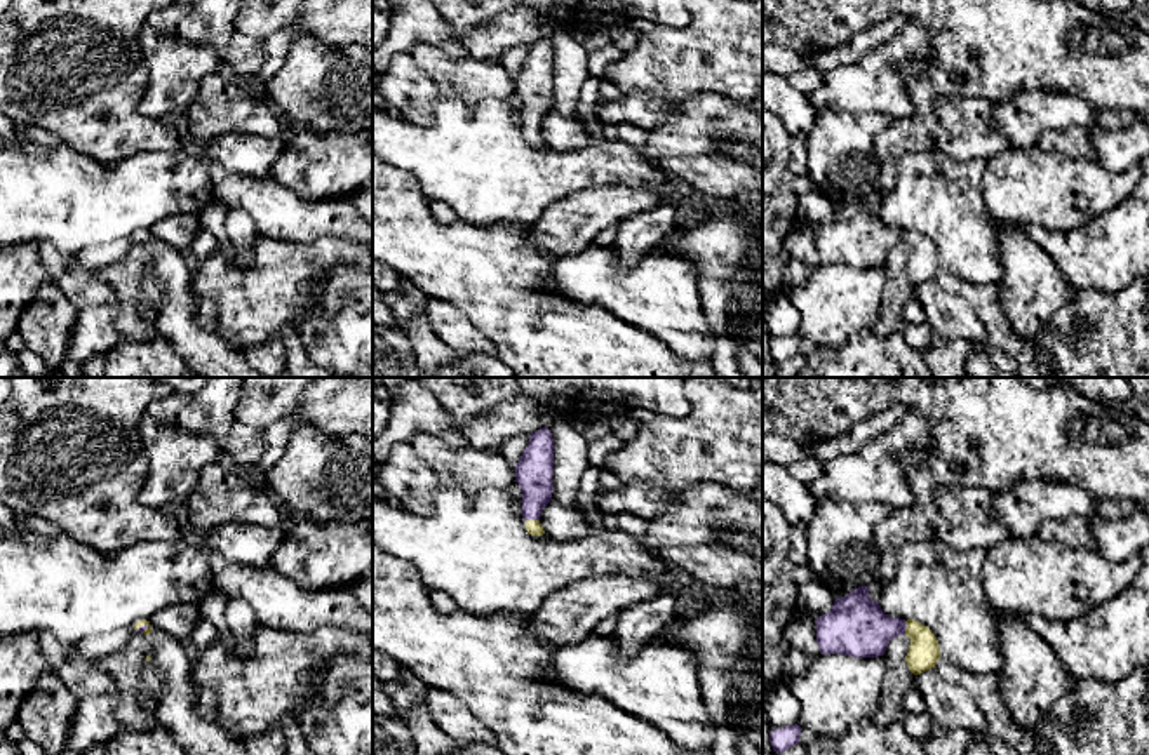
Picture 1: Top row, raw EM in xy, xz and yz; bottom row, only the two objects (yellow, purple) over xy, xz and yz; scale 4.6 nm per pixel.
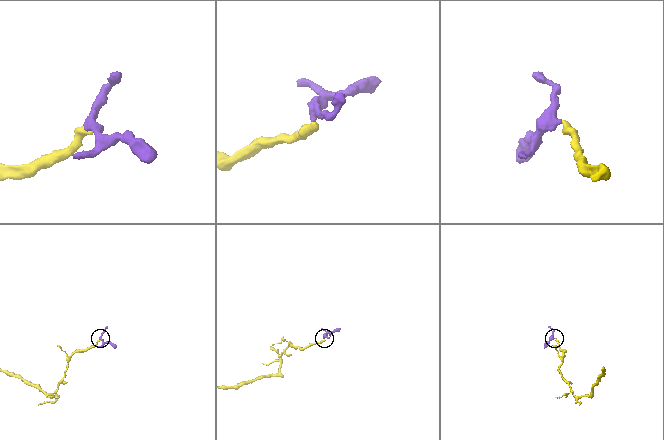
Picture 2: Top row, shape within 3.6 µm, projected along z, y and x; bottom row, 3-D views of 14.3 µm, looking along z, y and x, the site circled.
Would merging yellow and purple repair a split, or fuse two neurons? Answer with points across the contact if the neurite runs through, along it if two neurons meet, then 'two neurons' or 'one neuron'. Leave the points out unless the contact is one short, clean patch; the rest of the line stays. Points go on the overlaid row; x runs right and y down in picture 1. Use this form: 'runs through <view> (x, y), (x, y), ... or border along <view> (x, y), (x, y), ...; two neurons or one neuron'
runs through xz (533, 527), (533, 521), (535, 468); one neuron

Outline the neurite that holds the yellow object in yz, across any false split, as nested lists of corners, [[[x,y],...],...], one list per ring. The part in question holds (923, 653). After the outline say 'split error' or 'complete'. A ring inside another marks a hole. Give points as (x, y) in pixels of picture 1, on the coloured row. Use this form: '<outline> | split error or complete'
[[[869,585],[836,598],[832,611],[816,618],[816,644],[822,654],[877,658],[898,635],[910,638],[905,661],[914,675],[935,668],[940,649],[931,630],[919,621],[884,614],[879,602],[869,597]]] | split error

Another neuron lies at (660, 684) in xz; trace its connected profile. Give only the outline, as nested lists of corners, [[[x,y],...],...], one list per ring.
[[[588,635],[574,645],[550,645],[548,678],[583,696],[597,696],[622,712],[655,725],[667,738],[688,750],[712,750],[714,724],[707,713],[700,670],[693,652],[675,644],[648,644],[635,656],[622,656],[613,637]]]

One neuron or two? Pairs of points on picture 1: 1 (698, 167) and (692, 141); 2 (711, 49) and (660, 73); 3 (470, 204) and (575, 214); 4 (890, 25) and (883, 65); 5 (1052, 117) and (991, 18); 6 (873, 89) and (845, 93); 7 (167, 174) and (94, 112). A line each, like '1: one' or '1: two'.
1: two
2: one
3: two
4: two
5: two
6: one
7: two

